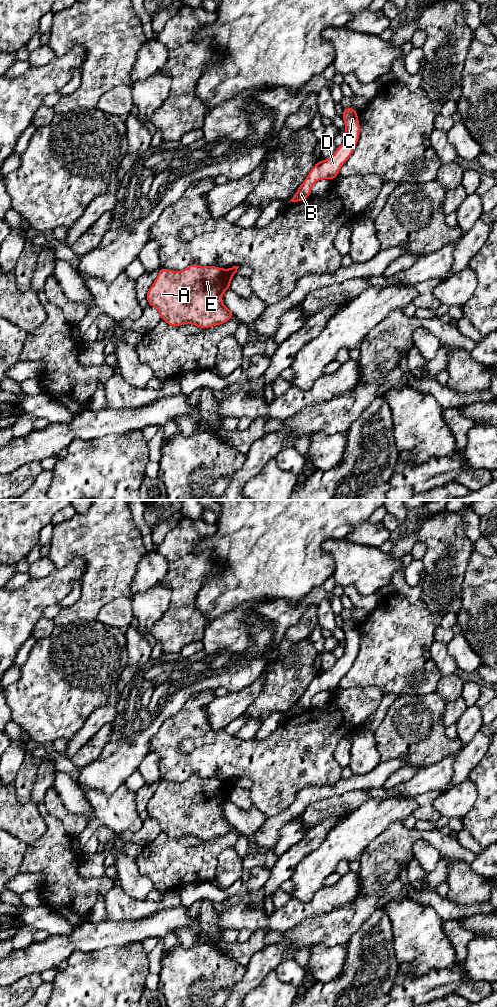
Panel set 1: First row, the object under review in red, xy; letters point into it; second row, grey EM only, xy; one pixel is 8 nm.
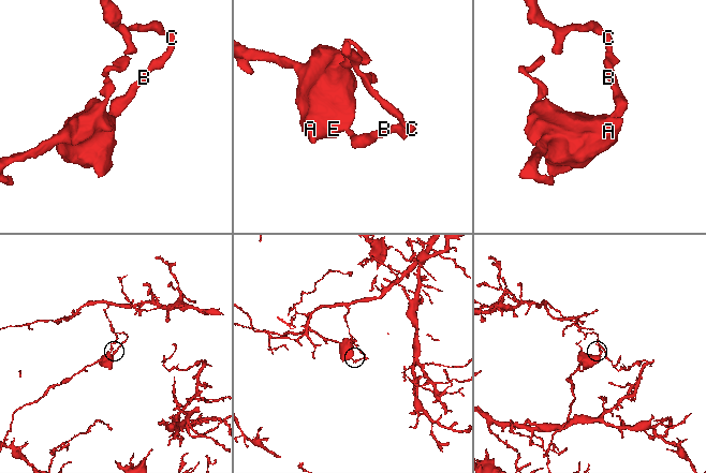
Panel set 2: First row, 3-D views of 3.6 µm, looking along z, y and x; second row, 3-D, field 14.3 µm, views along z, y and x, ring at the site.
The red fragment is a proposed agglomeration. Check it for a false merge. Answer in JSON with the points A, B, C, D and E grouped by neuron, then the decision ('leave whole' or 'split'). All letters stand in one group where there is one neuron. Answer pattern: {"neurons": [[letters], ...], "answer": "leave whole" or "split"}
{"neurons": [["A", "E"], ["B", "C", "D"]], "answer": "split"}

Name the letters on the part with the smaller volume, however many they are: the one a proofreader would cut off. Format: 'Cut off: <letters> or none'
Cut off: A, E

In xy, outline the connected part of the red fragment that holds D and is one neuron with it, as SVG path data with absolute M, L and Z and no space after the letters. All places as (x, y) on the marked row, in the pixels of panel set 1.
M352 107L346 108L343 110L342 118L345 122L344 143L337 147L337 150L332 156L314 165L290 201L300 202L311 196L311 188L318 180L333 180L338 176L342 165L353 153L360 135L357 111Z

